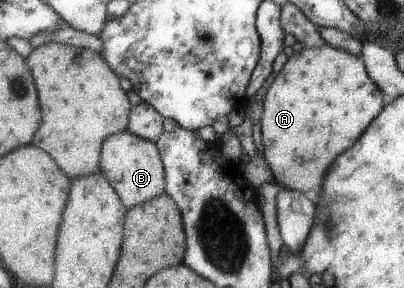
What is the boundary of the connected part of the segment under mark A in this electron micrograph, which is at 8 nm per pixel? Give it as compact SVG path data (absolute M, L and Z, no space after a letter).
M328 44L318 47L318 49L314 49L314 47L303 47L300 52L292 53L265 91L262 99L262 114L256 128L256 136L262 141L264 159L268 161L268 166L275 180L274 183L302 194L310 193L310 191L314 191L314 193L321 192L321 187L324 185L324 179L322 177L325 177L327 174L326 171L332 165L332 161L336 159L336 155L340 155L344 149L348 149L366 130L366 127L381 114L381 111L384 109L382 97L382 91L370 80L362 59L358 56L352 55L342 49L336 49L336 47L330 47Z

